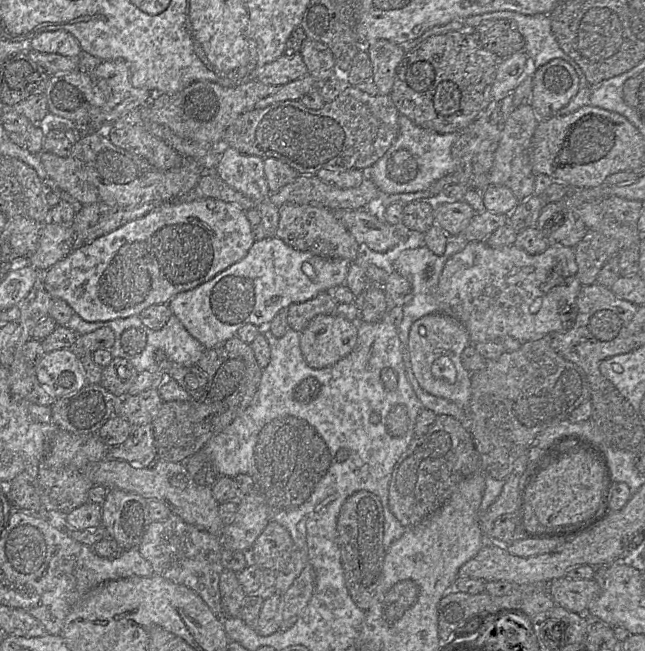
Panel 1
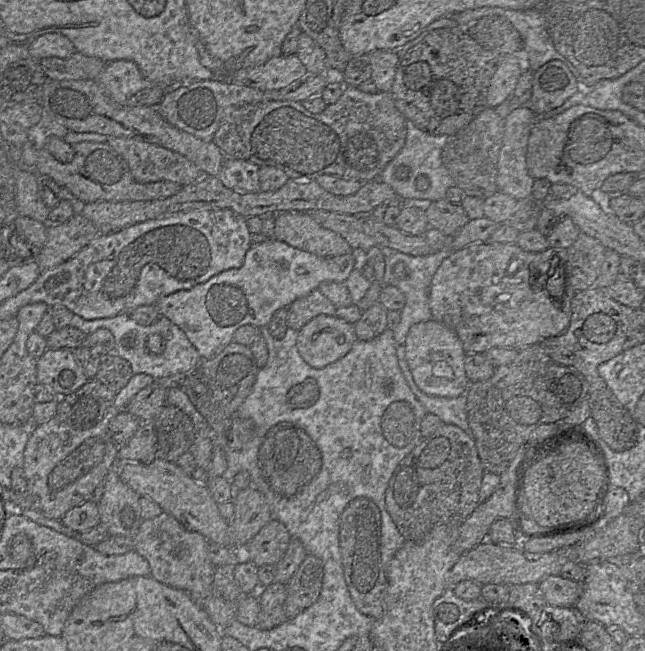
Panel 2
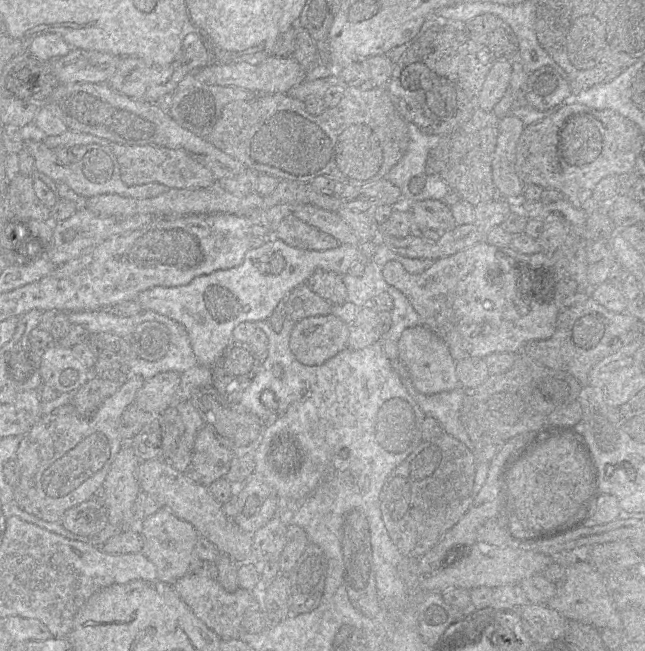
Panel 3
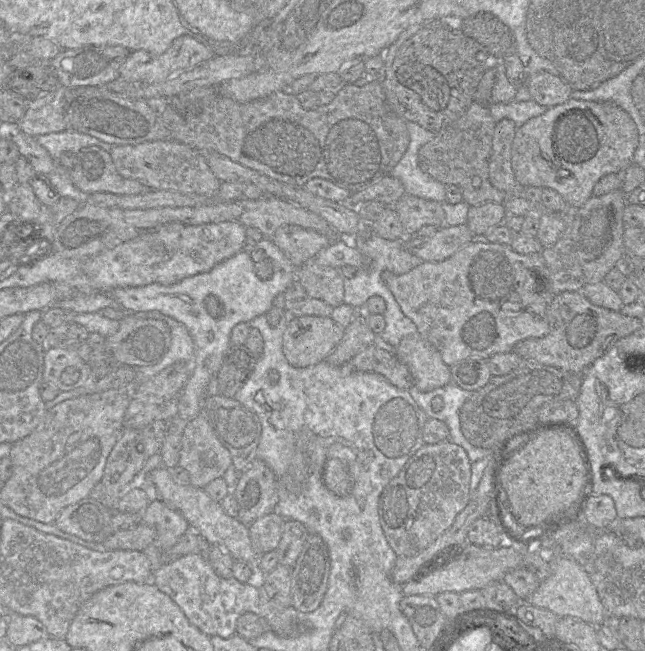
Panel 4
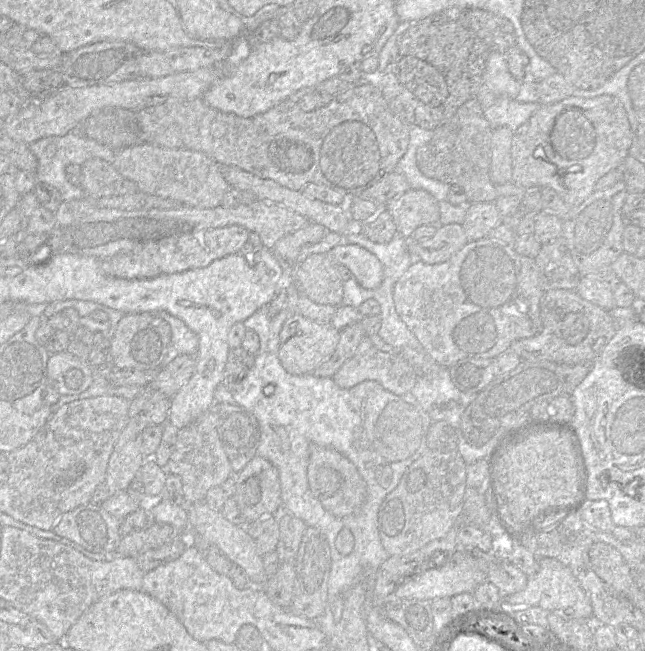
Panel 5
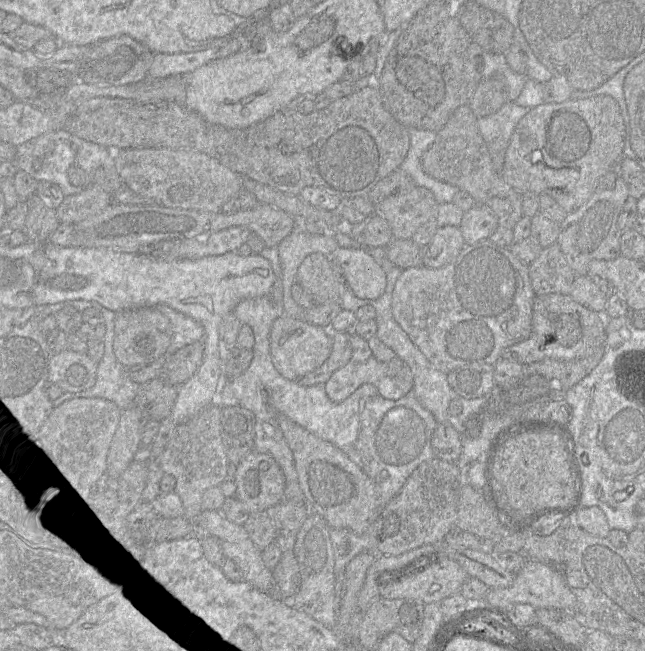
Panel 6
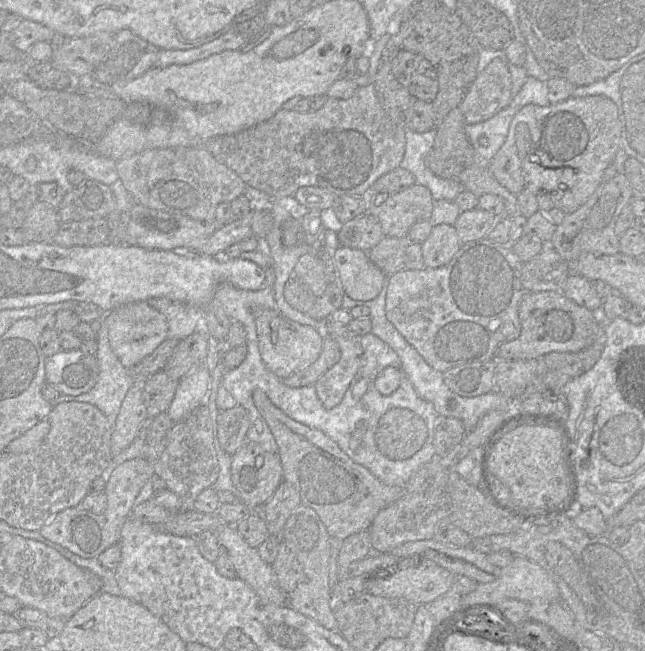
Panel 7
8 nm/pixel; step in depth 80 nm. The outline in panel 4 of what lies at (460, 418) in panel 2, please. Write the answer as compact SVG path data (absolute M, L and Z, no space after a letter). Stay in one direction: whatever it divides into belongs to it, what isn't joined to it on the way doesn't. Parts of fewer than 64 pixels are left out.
M453 382L429 392L420 391L414 385L408 391L428 418L441 420L448 426L449 440L466 451L471 463L494 456L496 450L471 445L461 432L460 410L472 392L461 389Z

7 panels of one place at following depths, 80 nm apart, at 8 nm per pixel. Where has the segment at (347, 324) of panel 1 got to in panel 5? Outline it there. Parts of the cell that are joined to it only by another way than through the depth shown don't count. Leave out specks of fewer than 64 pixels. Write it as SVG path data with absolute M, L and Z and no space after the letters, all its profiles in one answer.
M291 315L283 324L279 335L278 358L289 374L311 374L335 352L339 338L340 331L331 324L319 324L300 315Z

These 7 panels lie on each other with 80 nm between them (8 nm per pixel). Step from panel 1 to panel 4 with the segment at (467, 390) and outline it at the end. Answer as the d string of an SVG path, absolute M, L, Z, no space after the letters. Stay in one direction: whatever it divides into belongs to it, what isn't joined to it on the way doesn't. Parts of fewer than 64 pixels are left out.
M407 336L395 349L397 358L410 370L414 386L429 392L451 382L451 371L439 351L419 336Z

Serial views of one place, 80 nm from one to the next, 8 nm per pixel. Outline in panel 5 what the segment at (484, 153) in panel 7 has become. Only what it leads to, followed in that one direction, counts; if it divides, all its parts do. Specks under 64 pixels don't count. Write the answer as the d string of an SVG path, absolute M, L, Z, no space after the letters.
M498 98L491 107L484 111L484 118L492 130L506 127L515 132L539 107L538 102L520 103L515 99Z

